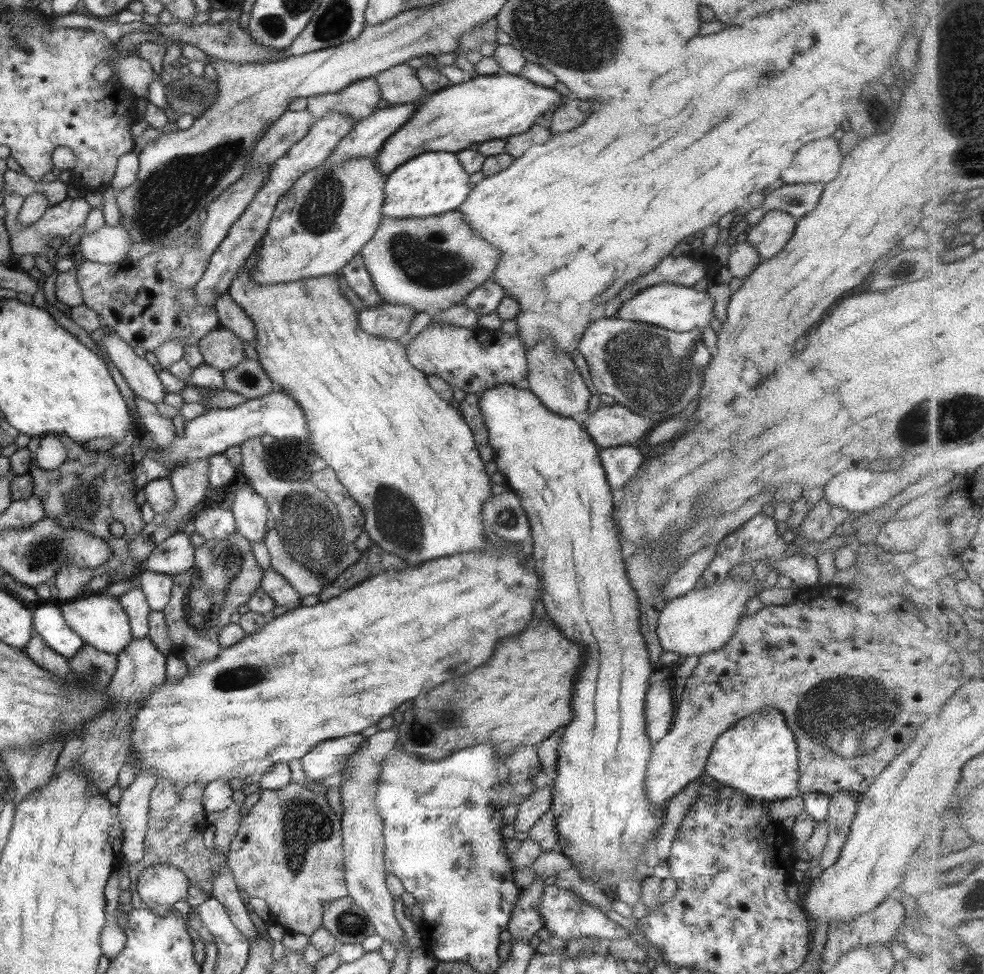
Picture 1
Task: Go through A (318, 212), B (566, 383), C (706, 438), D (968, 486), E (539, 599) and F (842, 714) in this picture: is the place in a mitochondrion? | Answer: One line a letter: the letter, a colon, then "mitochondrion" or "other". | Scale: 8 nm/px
A: mitochondrion
B: mitochondrion
C: other
D: other
E: other
F: mitochondrion

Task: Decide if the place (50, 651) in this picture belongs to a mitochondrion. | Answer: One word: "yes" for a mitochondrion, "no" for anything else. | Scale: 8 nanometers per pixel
no

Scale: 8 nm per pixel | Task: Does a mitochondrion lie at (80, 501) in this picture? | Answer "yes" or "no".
yes

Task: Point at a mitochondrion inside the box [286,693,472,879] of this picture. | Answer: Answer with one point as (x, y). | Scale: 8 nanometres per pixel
(423, 731)

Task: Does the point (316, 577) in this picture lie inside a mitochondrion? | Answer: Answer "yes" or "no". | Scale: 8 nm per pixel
yes

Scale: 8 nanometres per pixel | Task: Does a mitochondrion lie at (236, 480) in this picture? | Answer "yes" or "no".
no

